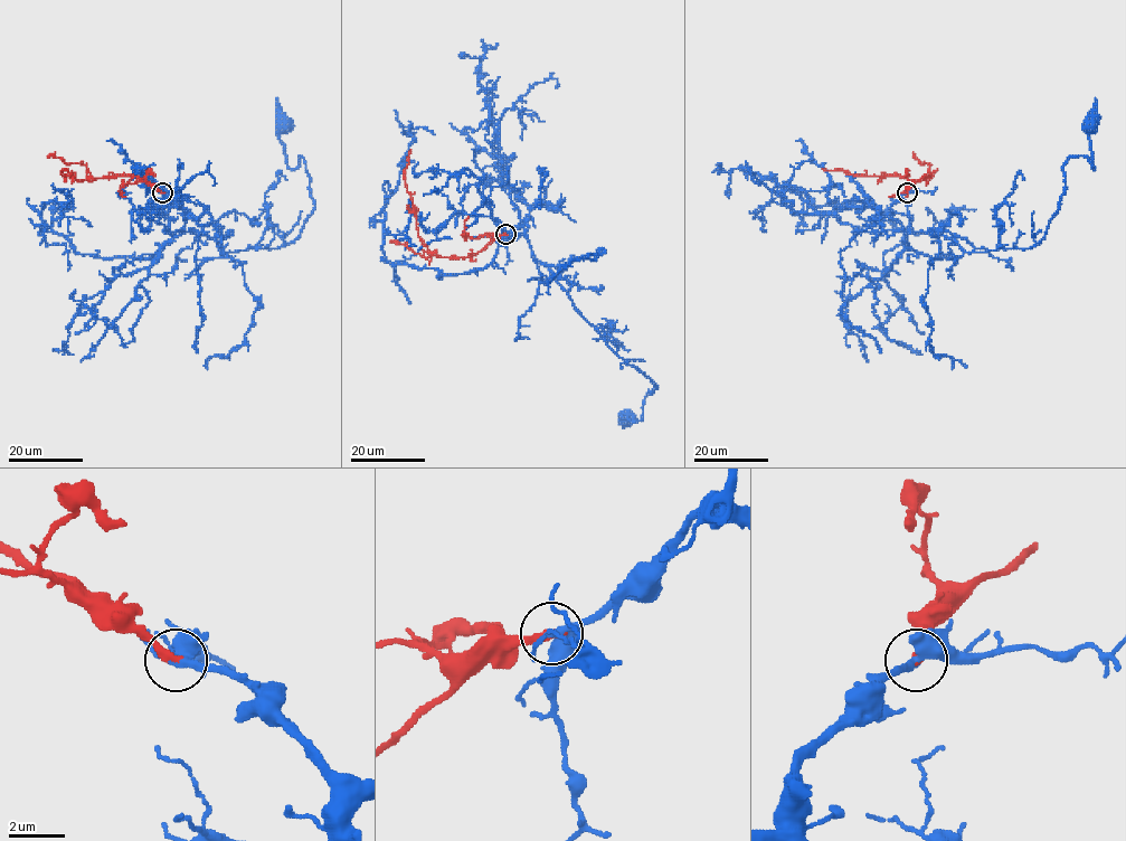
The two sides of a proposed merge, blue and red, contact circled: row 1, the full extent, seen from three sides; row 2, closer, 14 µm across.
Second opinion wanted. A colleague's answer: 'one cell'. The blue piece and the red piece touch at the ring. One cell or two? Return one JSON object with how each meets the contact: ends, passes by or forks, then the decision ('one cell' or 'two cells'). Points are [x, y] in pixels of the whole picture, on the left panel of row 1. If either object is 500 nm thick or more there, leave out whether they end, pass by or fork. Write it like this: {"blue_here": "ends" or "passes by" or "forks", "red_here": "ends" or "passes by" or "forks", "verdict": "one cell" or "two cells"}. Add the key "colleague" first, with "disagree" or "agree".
{"colleague": "agree", "blue_here": "passes by", "red_here": "ends", "verdict": "one cell"}

